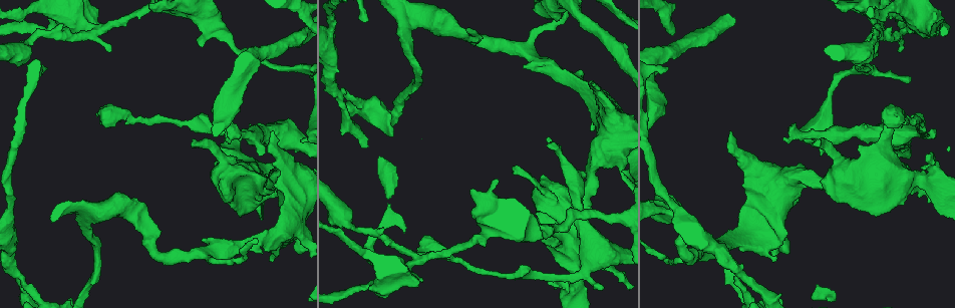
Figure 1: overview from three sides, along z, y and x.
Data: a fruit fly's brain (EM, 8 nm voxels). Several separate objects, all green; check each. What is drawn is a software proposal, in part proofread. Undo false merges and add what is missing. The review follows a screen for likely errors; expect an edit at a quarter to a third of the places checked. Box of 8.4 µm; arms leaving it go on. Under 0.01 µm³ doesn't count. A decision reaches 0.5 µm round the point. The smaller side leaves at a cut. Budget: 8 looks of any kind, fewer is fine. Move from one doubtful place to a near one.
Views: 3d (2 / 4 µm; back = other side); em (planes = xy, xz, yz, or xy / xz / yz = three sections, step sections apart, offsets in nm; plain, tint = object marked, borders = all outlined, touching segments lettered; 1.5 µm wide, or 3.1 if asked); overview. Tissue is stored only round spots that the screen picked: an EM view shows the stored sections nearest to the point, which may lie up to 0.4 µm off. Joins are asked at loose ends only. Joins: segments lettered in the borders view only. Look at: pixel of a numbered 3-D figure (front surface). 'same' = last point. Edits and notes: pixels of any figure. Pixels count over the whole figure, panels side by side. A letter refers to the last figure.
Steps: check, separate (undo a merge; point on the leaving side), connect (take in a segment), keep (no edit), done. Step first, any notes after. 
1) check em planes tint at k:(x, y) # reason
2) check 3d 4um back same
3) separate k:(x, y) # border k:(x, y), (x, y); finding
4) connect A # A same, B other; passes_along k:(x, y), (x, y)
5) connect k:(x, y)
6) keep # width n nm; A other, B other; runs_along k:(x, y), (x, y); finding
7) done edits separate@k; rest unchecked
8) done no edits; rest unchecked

check em planes tint at 1:(97, 30) # three arms meet

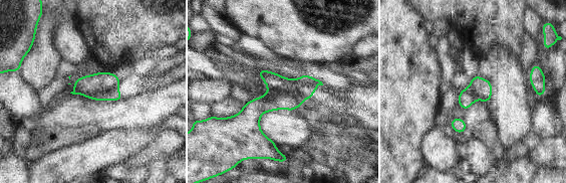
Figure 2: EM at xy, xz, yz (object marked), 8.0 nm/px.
check em planes borders same

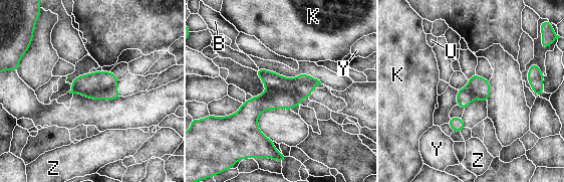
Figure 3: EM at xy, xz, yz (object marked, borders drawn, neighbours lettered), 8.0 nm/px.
separate 3:(272, 80) # B other, K other, U other, Y other, Z other; border 3:(268, 89), (295, 92), (301, 98); two neurons meet here

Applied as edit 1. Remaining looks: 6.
check overview # redraw

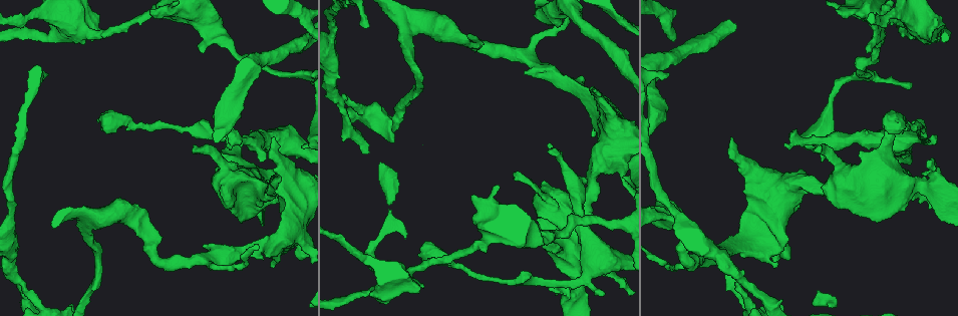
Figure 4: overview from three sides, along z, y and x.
check 3d 4um at 4:(667, 76) # end of a long branch

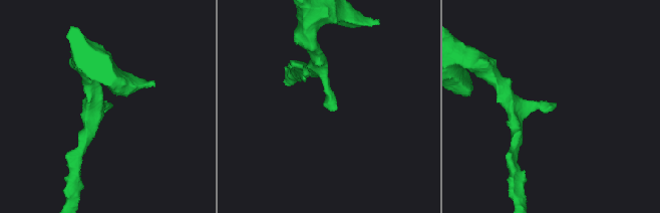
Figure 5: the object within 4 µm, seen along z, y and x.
check em xy step 8 borders at 5:(336, 108)

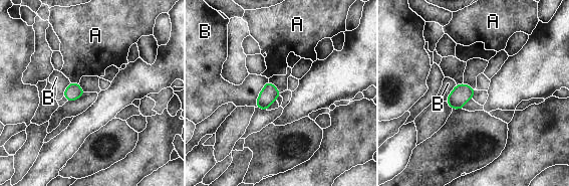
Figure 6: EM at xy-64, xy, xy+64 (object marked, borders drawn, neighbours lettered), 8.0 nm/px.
keep # A other, B other; border 6:(268, 79), (258, 96), (255, 107); none of them fits

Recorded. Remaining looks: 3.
check em planes plain at 4:(341, 100) # calibre changes

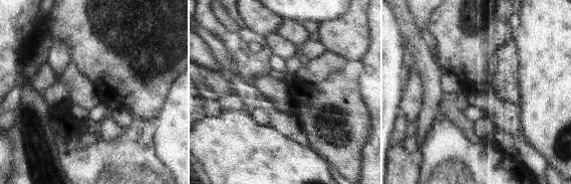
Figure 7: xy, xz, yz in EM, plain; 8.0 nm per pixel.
check em planes borders same

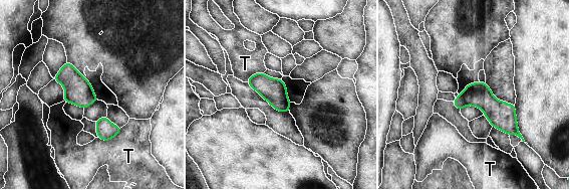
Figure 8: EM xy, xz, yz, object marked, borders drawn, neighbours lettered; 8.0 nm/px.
separate 8:(479, 94) # T other; border 8:(459, 96), (467, 105); two neurons meet here

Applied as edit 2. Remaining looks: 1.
done edits separate@3, separate@8; rest unchecked

